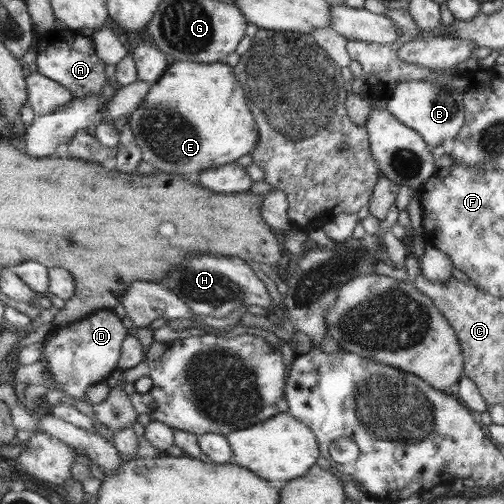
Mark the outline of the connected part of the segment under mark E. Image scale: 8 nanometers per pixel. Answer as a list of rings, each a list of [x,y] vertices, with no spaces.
[[[177,61],[171,62],[171,66],[165,75],[163,75],[149,90],[143,104],[128,117],[129,124],[132,127],[134,136],[136,137],[137,144],[141,147],[143,154],[143,161],[153,164],[159,172],[173,172],[177,174],[189,174],[193,176],[193,184],[197,180],[196,174],[207,170],[207,168],[213,168],[223,166],[223,164],[231,163],[232,161],[245,156],[247,152],[251,152],[257,144],[259,136],[253,116],[249,112],[249,108],[245,106],[245,100],[243,89],[239,88],[240,82],[236,80],[235,74],[232,72],[232,68],[227,66],[225,63],[212,63],[212,64],[196,64],[192,61]]]

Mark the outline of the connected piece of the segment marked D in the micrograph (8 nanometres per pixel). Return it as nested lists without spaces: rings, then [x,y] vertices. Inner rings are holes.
[[[111,309],[93,312],[91,316],[71,322],[67,326],[53,326],[43,341],[43,351],[39,361],[47,361],[49,373],[57,388],[47,386],[47,390],[58,389],[69,396],[87,401],[87,389],[95,383],[106,382],[116,370],[121,358],[121,348],[129,330],[122,318]]]

